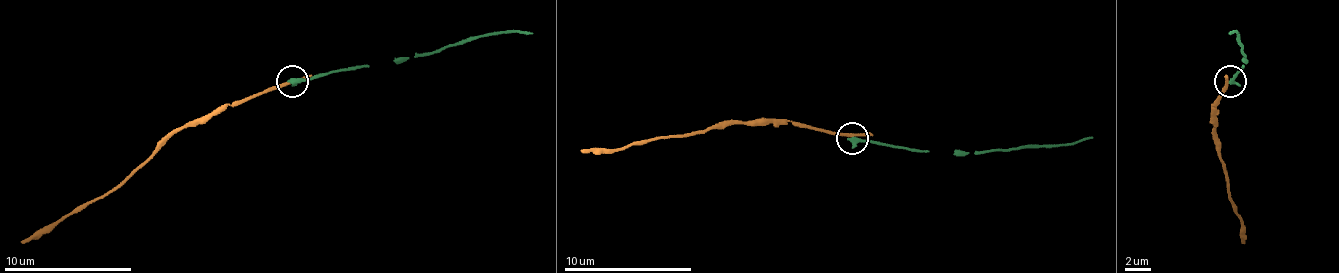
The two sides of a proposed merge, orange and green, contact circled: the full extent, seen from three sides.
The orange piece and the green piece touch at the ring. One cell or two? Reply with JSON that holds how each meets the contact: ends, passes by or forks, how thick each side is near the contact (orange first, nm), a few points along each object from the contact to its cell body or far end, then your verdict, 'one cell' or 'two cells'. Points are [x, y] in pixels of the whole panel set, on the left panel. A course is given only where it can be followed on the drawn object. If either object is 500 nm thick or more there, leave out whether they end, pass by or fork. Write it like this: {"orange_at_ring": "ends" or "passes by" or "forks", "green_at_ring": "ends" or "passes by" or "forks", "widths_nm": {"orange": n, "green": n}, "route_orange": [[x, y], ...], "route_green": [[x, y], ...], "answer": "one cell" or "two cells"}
{"orange_at_ring": "passes by", "green_at_ring": "ends", "widths_nm": {"orange": 240, "green": 400}, "route_orange": [[293, 80], [235, 100], [180, 125], [116, 186], [20, 241]], "route_green": [[293, 80], [405, 61], [501, 32], [533, 32]], "answer": "two cells"}

